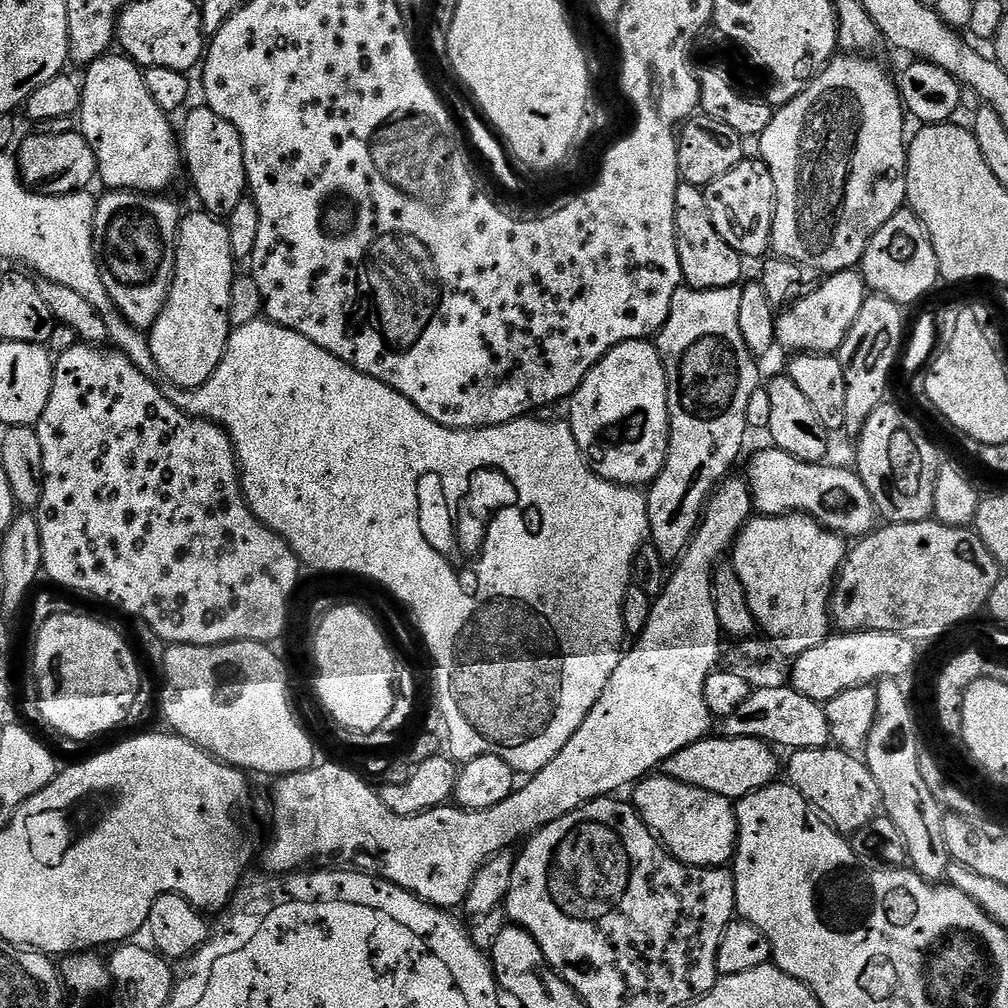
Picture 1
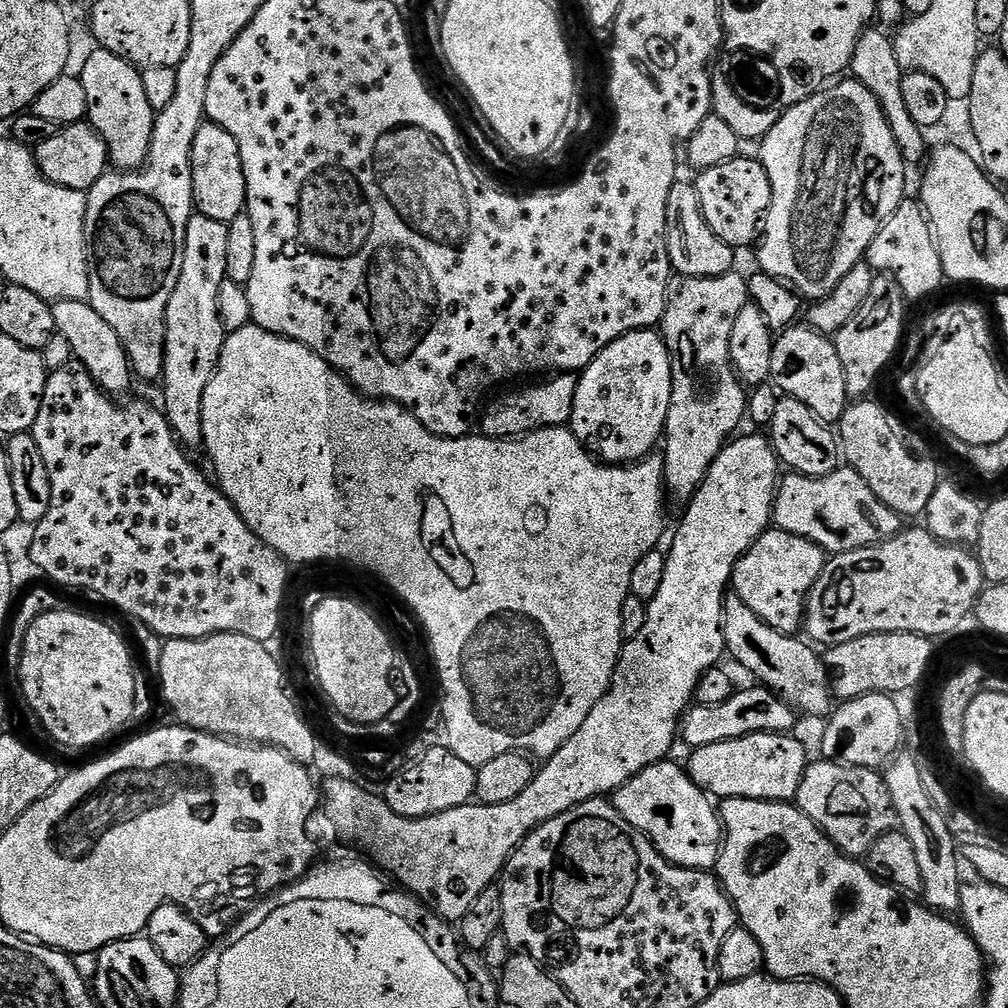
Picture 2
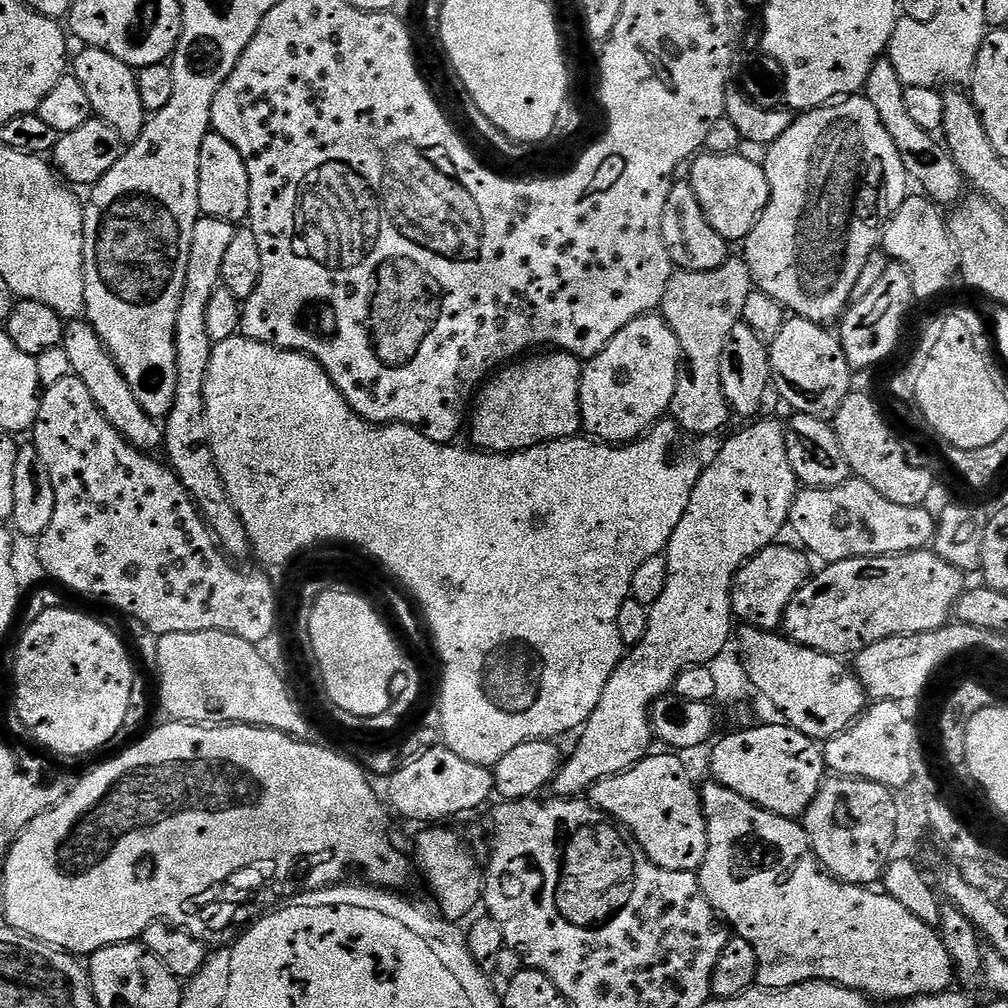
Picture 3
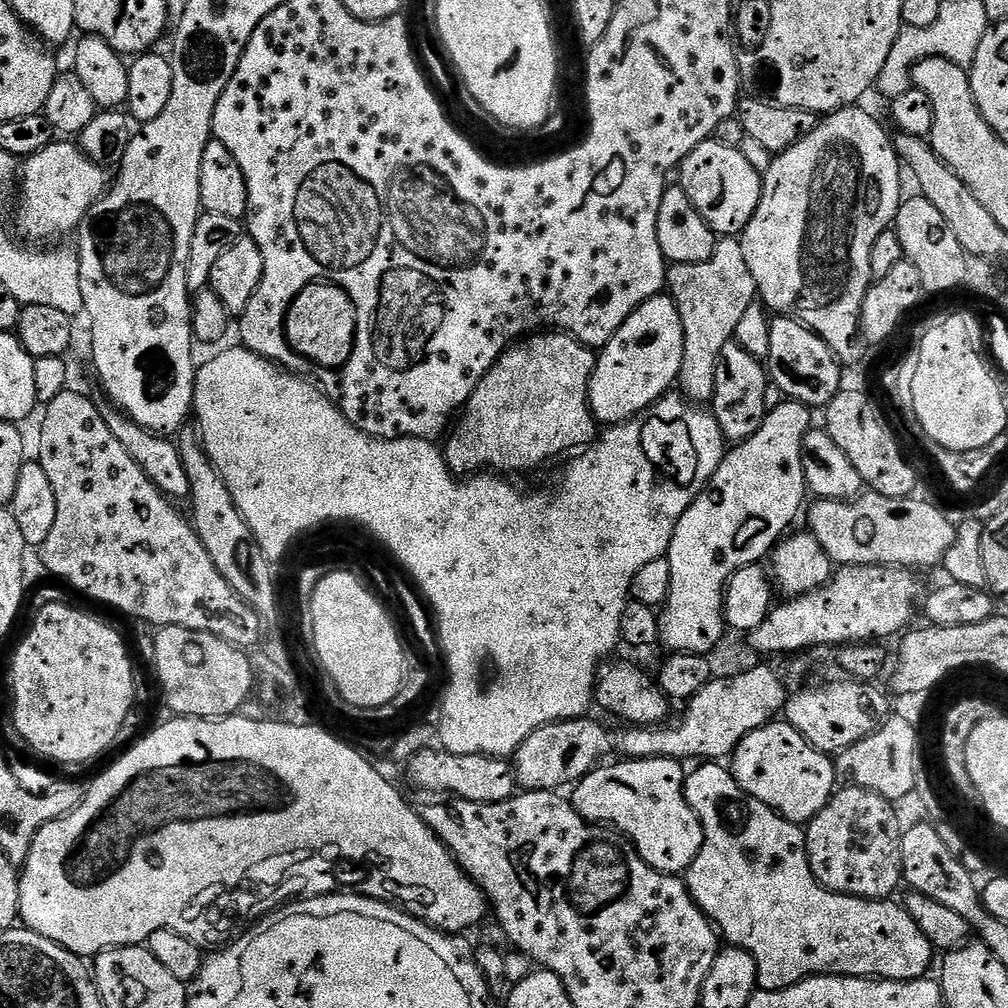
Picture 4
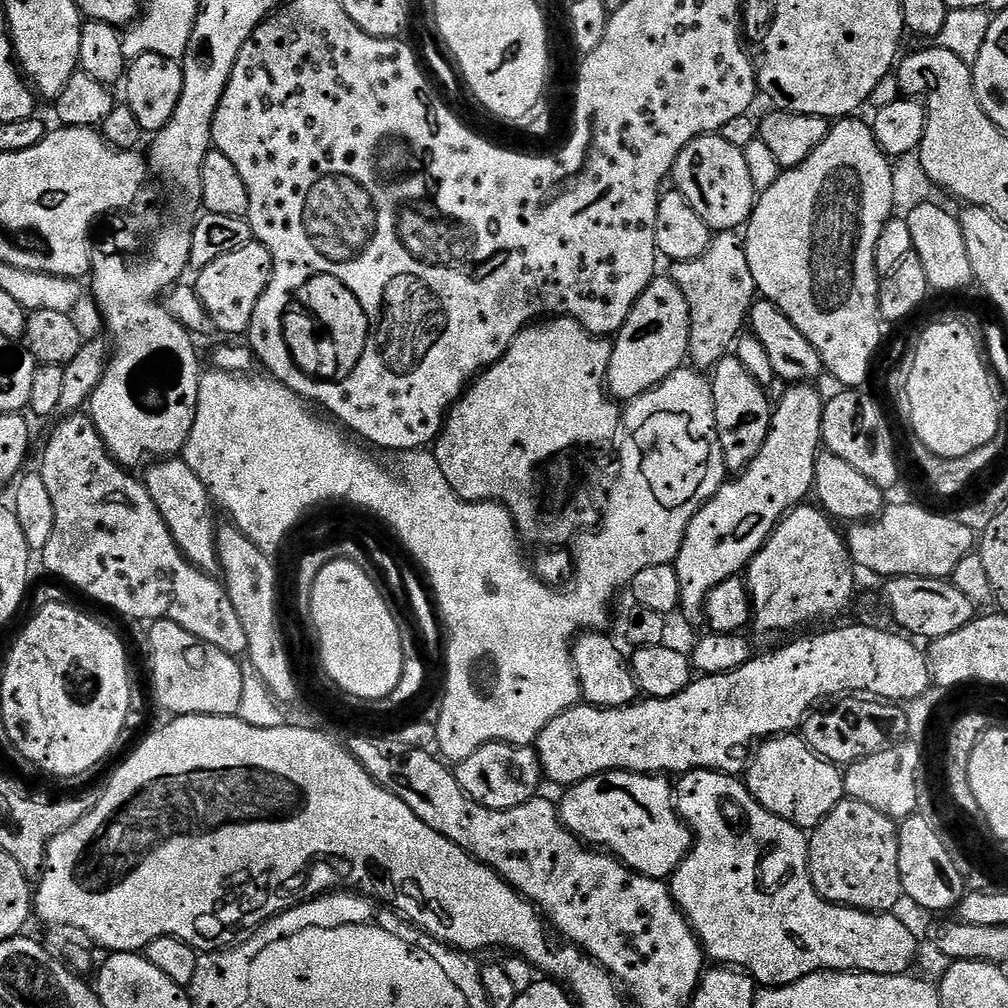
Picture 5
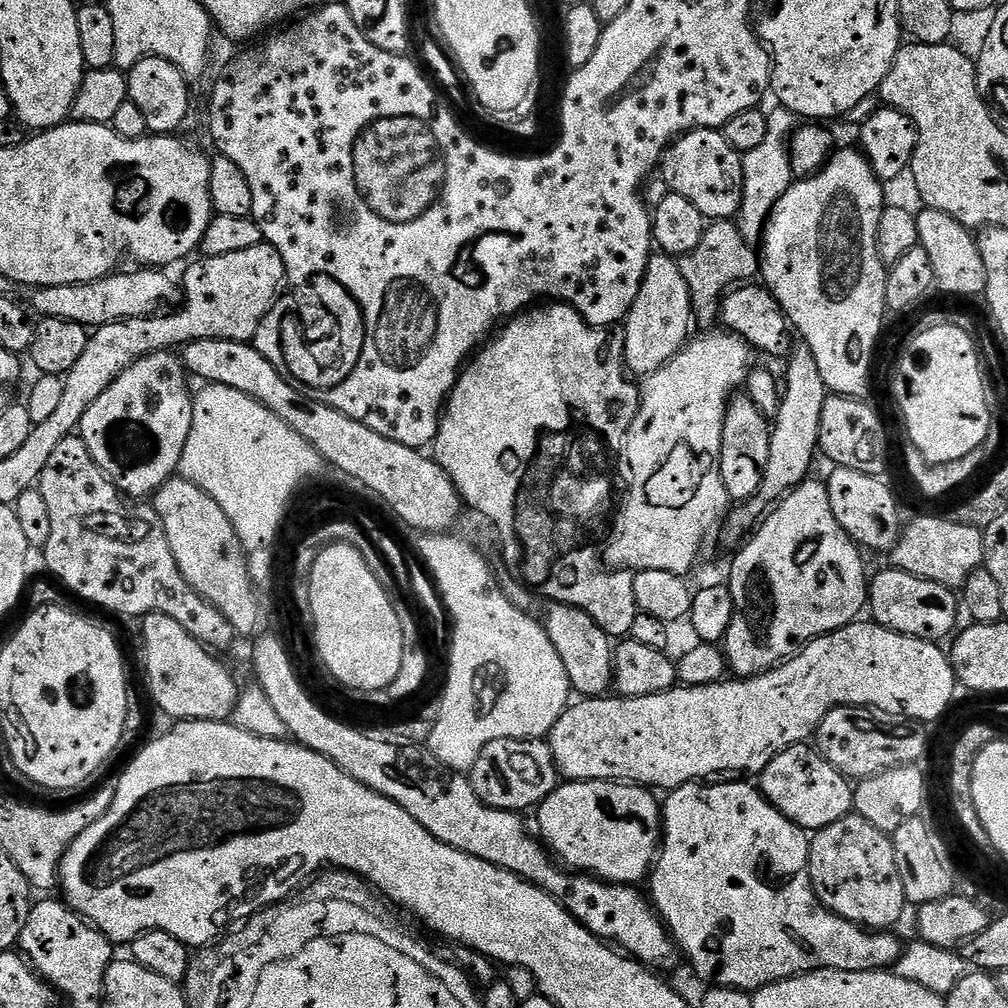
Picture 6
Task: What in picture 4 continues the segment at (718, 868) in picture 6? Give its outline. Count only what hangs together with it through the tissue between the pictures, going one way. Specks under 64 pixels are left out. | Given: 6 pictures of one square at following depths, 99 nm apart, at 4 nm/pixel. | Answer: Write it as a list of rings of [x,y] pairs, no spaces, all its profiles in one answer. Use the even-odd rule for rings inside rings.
[[[700,762],[693,768],[696,769],[693,772],[691,769],[684,778],[684,797],[686,802],[690,802],[694,814],[698,814],[698,818],[702,822],[704,841],[698,858],[694,858],[694,862],[689,866],[686,873],[688,892],[694,898],[697,906],[707,914],[709,920],[718,929],[719,935],[731,947],[741,948],[752,955],[756,963],[756,982],[763,991],[773,992],[774,990],[789,988],[808,979],[810,976],[858,976],[878,980],[919,980],[929,975],[928,967],[932,964],[934,949],[926,938],[926,934],[922,934],[922,930],[918,930],[918,922],[914,922],[914,918],[910,918],[910,914],[904,909],[903,903],[892,898],[886,900],[863,900],[857,896],[829,892],[828,889],[823,888],[816,881],[814,874],[810,870],[808,847],[804,837],[805,829],[801,825],[791,824],[790,821],[782,818],[770,806],[766,806],[762,802],[747,796],[738,786],[738,782],[732,777],[731,771],[723,763]]]

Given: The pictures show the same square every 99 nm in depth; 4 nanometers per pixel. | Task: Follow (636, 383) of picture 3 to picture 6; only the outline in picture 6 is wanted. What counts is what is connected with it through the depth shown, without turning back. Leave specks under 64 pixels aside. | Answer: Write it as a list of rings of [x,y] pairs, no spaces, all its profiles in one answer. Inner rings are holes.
[[[654,254],[648,260],[638,298],[622,324],[625,369],[636,378],[649,376],[659,370],[688,343],[688,331],[692,324],[694,317],[690,286],[686,286],[686,278],[682,278],[679,263],[673,257]]]

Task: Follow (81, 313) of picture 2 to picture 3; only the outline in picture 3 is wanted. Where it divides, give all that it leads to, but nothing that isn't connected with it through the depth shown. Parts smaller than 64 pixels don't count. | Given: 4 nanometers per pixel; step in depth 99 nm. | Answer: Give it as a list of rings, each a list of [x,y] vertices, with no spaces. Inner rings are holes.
[[[80,318],[65,327],[62,347],[66,350],[66,355],[70,357],[72,375],[79,378],[82,386],[86,386],[86,390],[90,390],[90,398],[94,398],[106,422],[110,422],[110,426],[118,430],[122,439],[133,444],[141,452],[149,454],[163,449],[163,427],[158,423],[157,417],[148,416],[146,410],[138,406],[138,398],[134,398],[134,390],[130,390],[130,382],[126,382],[122,370],[116,364],[116,359],[112,357],[110,350],[105,348],[102,338],[87,319]]]

